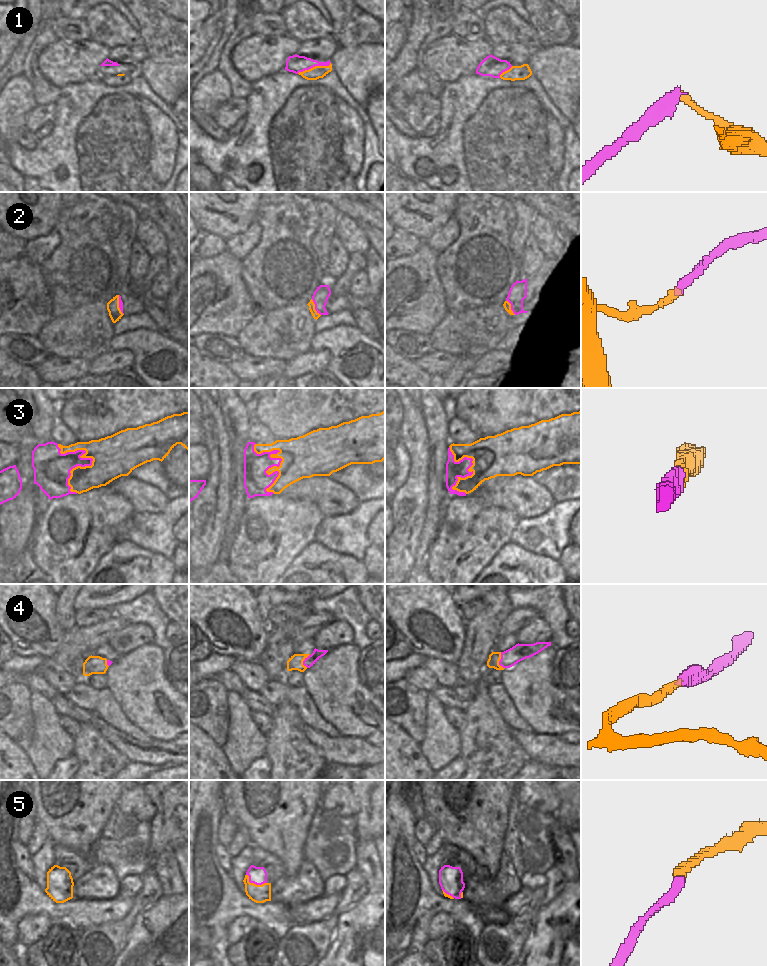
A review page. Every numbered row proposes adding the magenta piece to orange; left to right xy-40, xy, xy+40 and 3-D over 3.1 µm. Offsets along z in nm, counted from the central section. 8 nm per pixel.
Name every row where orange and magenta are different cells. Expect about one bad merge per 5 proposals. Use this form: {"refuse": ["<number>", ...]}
{"refuse": ["1"]}

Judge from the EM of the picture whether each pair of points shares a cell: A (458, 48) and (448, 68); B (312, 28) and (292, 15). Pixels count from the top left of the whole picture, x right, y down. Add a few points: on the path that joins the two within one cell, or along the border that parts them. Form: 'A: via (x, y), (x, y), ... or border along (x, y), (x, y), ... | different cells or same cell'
A: via (454, 53), (448, 59), (448, 63) | same cell
B: via (307, 24), (297, 17) | same cell

